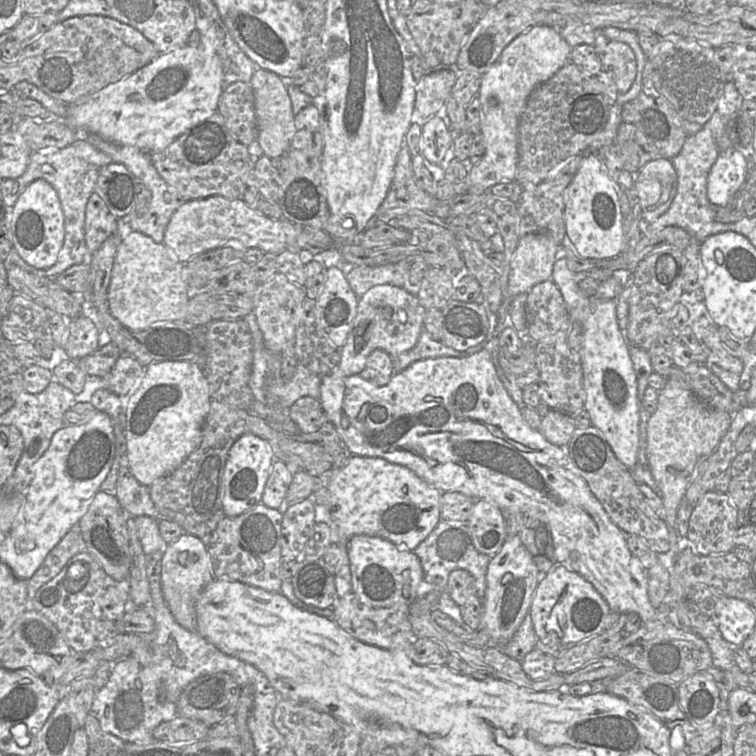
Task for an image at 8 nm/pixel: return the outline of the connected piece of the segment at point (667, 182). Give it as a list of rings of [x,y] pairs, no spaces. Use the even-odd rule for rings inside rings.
[[[668,159],[646,163],[635,175],[634,187],[646,222],[652,222],[670,207],[677,190],[677,174]]]

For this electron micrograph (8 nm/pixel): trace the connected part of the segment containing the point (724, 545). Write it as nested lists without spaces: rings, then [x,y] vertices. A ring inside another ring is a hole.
[[[709,491],[693,507],[686,538],[701,556],[732,552],[738,509],[727,494]]]

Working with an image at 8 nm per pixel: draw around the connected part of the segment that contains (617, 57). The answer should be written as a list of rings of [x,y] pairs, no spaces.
[[[609,41],[599,59],[604,71],[615,83],[620,94],[627,92],[636,77],[636,59],[625,43]]]

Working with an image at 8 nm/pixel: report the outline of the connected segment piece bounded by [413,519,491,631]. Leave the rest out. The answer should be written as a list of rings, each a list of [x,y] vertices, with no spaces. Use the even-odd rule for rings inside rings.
[[[441,519],[433,531],[413,552],[420,560],[424,580],[429,583],[435,583],[438,586],[438,599],[435,608],[448,615],[463,629],[471,631],[472,629],[462,619],[460,606],[455,604],[448,595],[448,576],[455,569],[467,570],[475,580],[476,597],[483,600],[486,592],[486,573],[491,556],[480,553],[474,547],[467,522]]]

